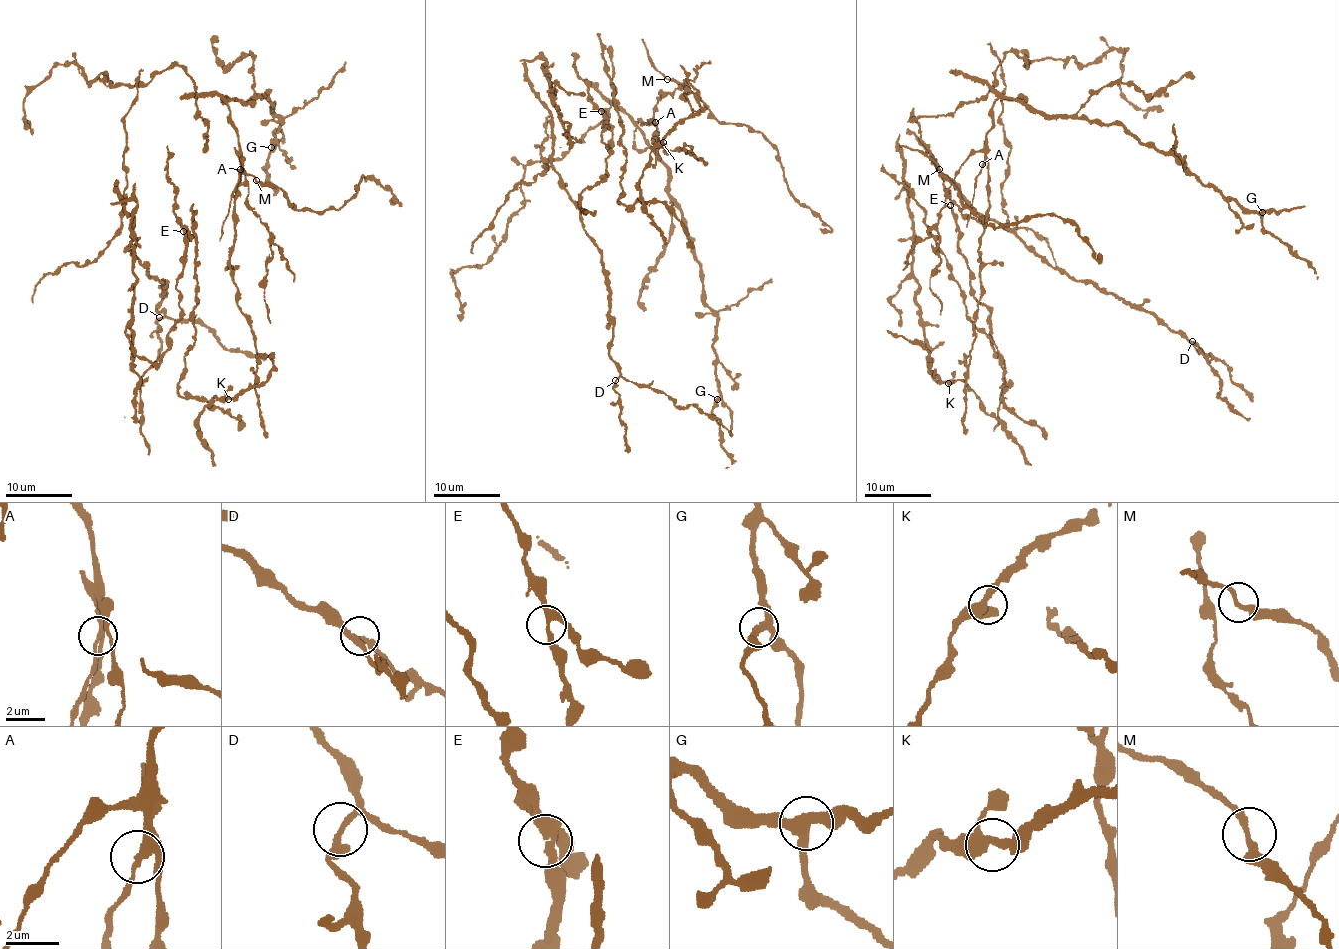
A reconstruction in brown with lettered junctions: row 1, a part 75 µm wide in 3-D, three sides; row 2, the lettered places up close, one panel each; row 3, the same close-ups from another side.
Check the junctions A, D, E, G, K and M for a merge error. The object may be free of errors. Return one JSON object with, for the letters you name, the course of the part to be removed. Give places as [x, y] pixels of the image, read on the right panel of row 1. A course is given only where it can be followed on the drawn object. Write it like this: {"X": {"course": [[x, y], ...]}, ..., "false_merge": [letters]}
{"A": {"course": [[983, 163], [981, 173], [976, 178], [966, 227]]}, "false_merge": ["A"]}

